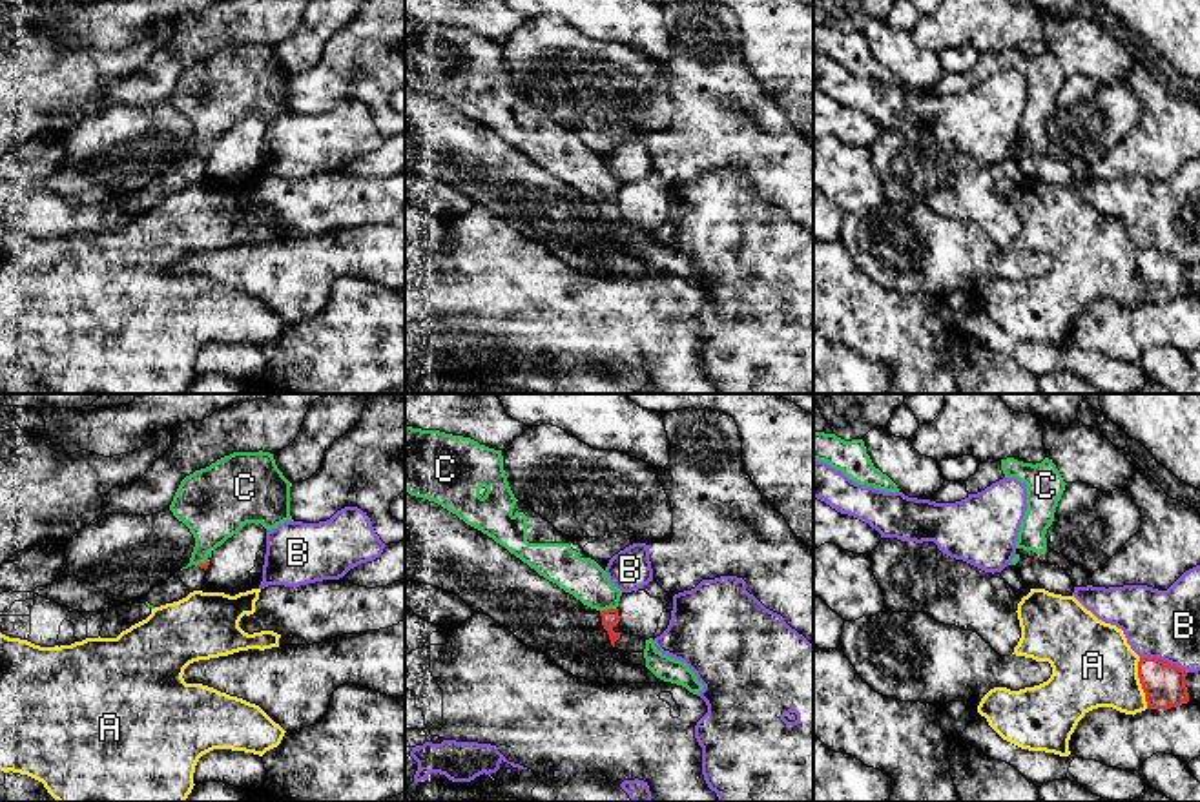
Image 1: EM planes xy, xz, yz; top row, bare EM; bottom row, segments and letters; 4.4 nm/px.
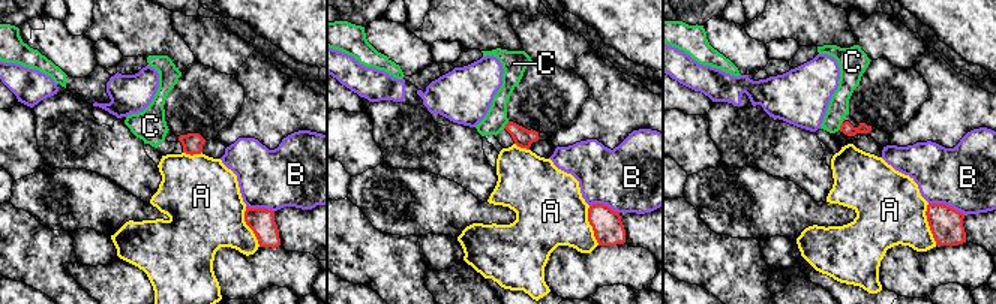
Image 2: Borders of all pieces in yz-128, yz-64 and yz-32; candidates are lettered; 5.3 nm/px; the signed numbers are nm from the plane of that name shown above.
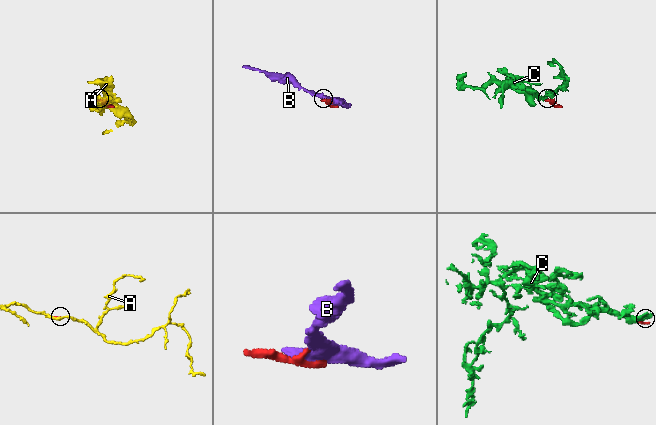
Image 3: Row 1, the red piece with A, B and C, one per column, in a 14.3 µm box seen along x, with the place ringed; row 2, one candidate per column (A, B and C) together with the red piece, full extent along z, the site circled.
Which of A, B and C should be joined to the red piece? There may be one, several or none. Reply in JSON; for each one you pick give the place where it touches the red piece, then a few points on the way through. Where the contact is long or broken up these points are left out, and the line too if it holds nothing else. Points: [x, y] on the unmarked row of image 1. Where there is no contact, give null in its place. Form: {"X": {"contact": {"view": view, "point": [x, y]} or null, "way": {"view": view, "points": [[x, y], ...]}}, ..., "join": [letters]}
{"C": {"contact": {"view": "xz", "point": [608, 201]}, "way": {"view": "xz", "points": [[610, 208], [608, 201], [606, 192], [584, 170]]}}, "join": ["C"]}

